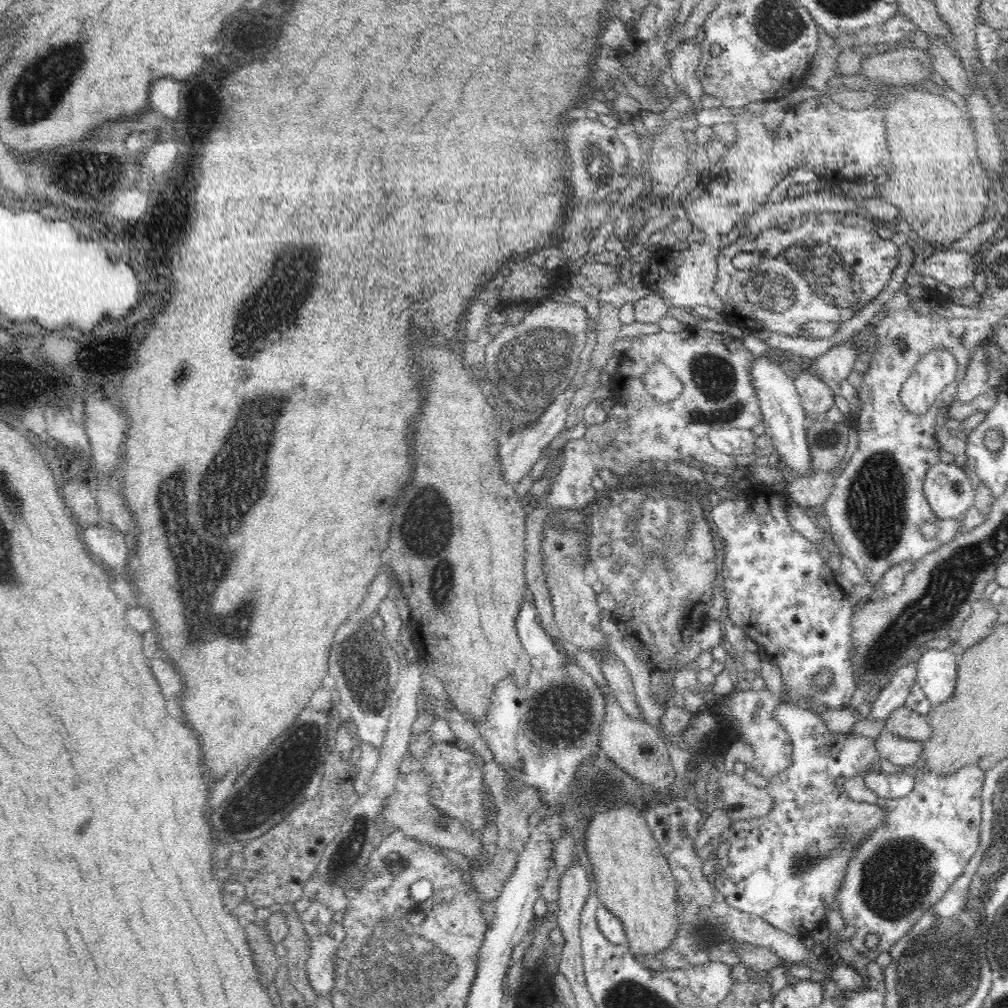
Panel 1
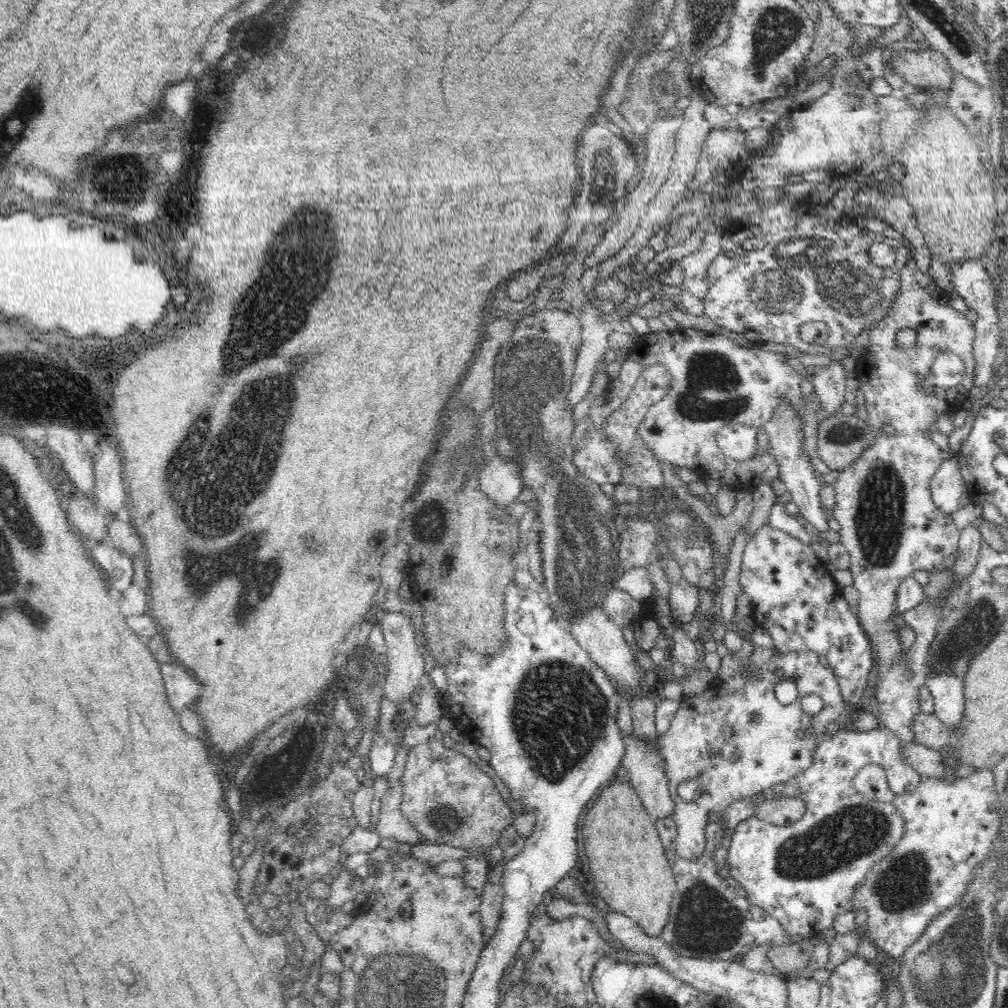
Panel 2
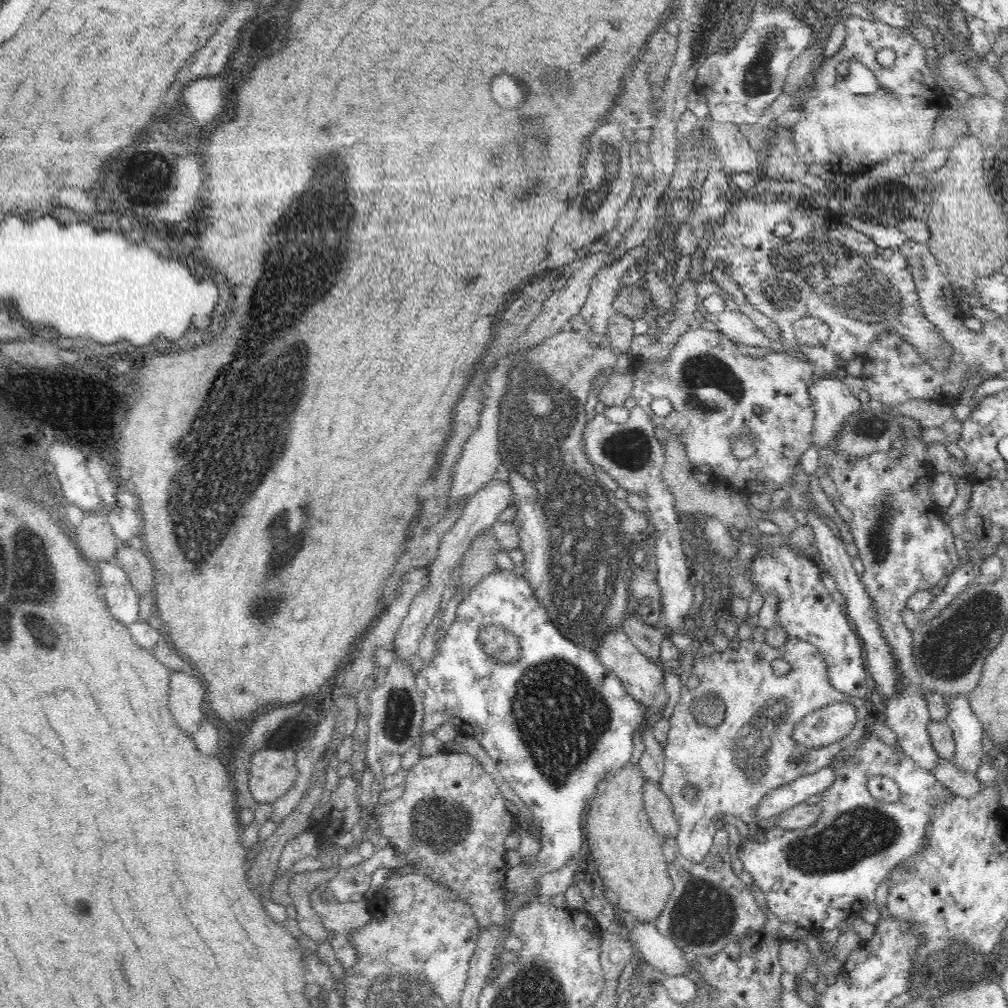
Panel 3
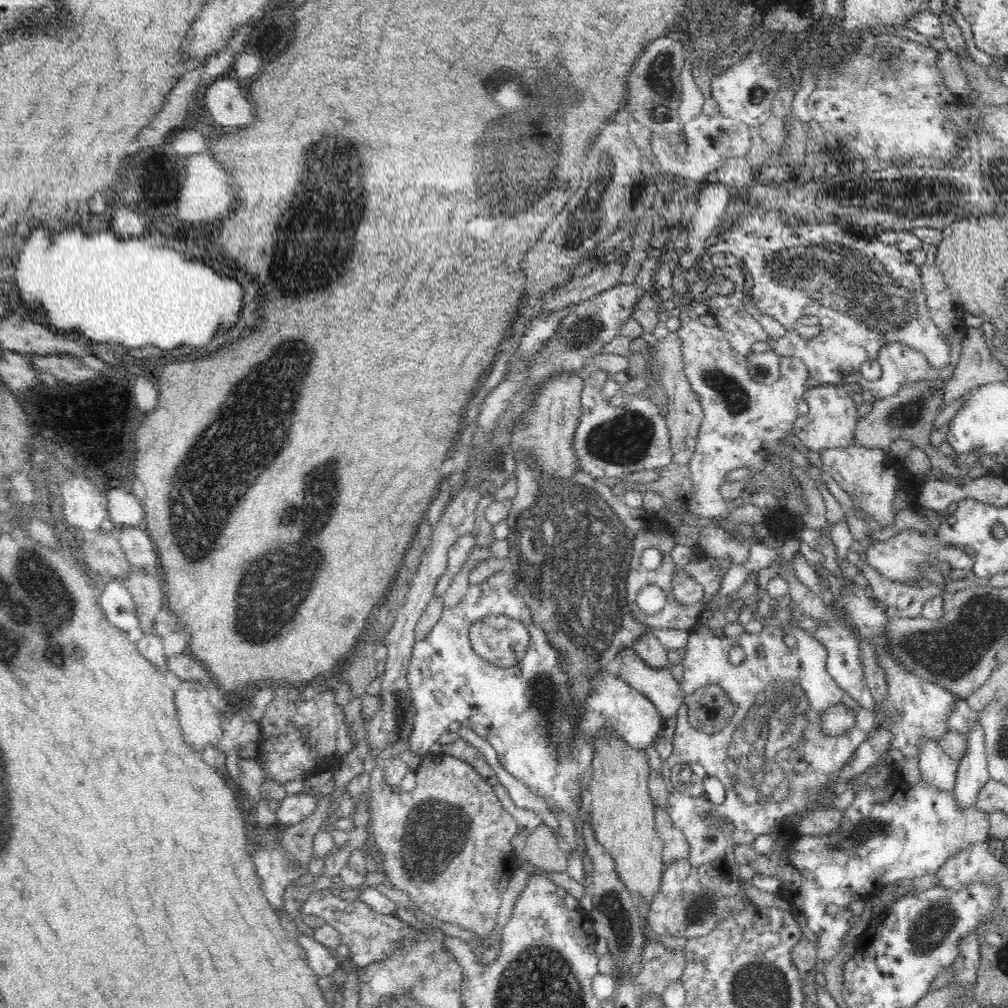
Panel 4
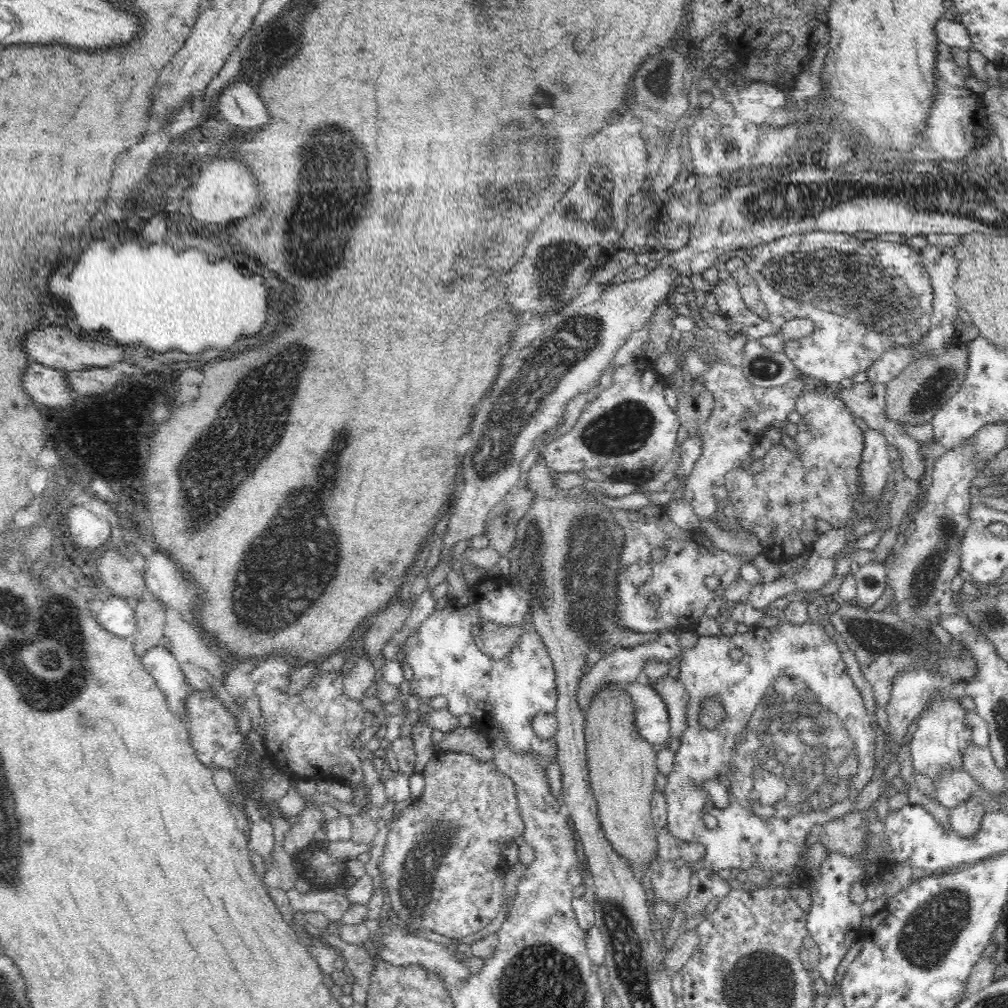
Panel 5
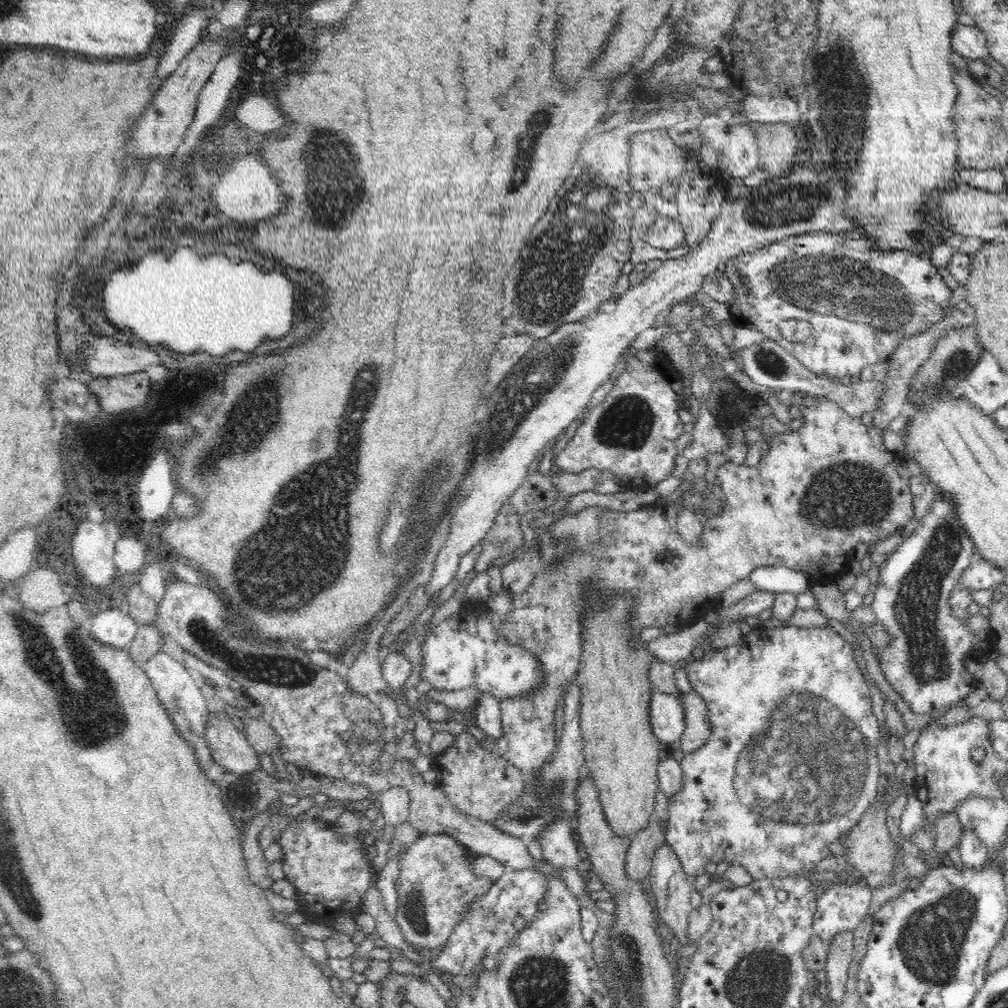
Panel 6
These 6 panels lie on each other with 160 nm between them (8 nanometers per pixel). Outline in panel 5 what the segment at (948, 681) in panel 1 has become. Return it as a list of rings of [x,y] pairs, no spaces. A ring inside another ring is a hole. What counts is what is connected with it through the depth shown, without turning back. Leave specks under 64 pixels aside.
[[[976,797],[957,804],[949,814],[951,828],[963,837],[973,837],[980,828],[984,807]]]

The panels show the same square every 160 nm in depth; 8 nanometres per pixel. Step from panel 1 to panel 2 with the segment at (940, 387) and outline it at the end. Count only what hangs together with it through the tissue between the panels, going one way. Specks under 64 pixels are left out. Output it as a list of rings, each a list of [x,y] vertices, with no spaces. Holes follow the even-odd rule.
[[[950,351],[939,352],[919,389],[922,393],[931,393],[936,387],[956,387],[965,375],[965,364],[957,354]]]

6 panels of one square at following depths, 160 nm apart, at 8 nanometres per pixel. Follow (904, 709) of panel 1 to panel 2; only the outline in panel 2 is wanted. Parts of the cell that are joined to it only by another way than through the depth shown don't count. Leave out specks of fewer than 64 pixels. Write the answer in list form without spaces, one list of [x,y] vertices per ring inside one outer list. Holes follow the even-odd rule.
[[[920,713],[911,724],[914,740],[928,748],[940,750],[951,742],[952,731],[935,713]]]

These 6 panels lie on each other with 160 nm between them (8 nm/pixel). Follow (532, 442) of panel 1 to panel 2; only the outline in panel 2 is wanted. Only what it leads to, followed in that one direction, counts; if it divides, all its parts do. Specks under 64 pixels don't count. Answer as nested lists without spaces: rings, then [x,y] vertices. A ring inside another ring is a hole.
[[[589,295],[582,312],[578,313],[583,341],[575,360],[571,389],[567,394],[569,408],[575,407],[590,390],[597,362],[609,349],[608,335],[615,329],[614,324],[604,321],[602,311],[591,305],[591,300],[596,297],[596,295]],[[498,453],[486,459],[480,473],[480,489],[497,506],[510,508],[524,488],[522,465],[504,459]]]

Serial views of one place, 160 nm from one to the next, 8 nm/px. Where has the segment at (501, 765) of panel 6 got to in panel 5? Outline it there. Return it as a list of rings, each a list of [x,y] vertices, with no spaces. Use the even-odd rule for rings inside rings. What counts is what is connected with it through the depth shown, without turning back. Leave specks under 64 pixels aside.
[[[436,750],[432,758],[426,763],[422,774],[426,781],[424,792],[422,792],[420,797],[410,802],[408,807],[400,810],[398,815],[392,817],[392,821],[387,822],[388,832],[381,859],[383,872],[382,886],[385,893],[390,896],[393,917],[402,926],[408,928],[410,933],[420,935],[421,933],[417,930],[425,929],[436,932],[436,934],[441,934],[442,936],[447,936],[448,938],[457,939],[460,942],[468,941],[481,935],[486,927],[492,924],[492,920],[498,916],[498,912],[500,912],[500,908],[502,908],[502,903],[504,902],[504,886],[506,886],[504,875],[510,866],[506,863],[504,855],[502,855],[502,848],[504,848],[504,844],[508,844],[516,836],[522,835],[525,829],[517,801],[517,792],[513,780],[508,775],[500,772],[493,760],[480,762],[471,754],[462,754],[461,752]]]

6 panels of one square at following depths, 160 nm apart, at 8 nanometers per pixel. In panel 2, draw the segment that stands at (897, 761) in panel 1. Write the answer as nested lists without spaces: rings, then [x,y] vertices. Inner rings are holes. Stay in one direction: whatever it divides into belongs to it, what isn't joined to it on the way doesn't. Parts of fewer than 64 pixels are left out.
[[[901,742],[903,757],[910,766],[916,768],[920,776],[940,778],[948,782],[958,780],[954,770],[944,764],[940,750],[934,750],[920,743]]]

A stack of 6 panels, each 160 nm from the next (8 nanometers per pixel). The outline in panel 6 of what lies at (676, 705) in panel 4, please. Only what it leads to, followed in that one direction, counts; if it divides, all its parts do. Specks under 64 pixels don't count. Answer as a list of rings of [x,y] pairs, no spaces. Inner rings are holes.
[[[696,691],[680,692],[677,696],[684,707],[686,726],[678,745],[684,753],[698,750],[711,733],[708,707],[704,699]]]

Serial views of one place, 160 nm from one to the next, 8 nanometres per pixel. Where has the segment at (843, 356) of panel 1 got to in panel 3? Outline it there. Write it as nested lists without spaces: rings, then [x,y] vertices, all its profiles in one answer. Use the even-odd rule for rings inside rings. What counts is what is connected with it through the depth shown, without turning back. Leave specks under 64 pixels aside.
[[[838,378],[820,379],[809,385],[809,397],[814,409],[812,445],[830,446],[848,416],[861,410],[861,402]]]

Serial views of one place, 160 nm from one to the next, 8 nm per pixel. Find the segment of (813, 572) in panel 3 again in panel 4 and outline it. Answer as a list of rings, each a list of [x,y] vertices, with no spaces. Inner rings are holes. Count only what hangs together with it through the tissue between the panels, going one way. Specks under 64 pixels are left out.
[[[799,610],[794,614],[791,621],[795,626],[800,627],[810,637],[816,638],[820,644],[826,647],[827,656],[827,671],[828,674],[836,681],[836,684],[845,690],[854,700],[857,700],[864,708],[876,710],[879,708],[879,703],[874,700],[867,682],[864,678],[862,663],[860,662],[859,640],[850,634],[851,630],[845,628],[845,624],[841,624],[838,619],[828,621],[828,624],[823,624],[822,621],[812,619],[808,615]]]

